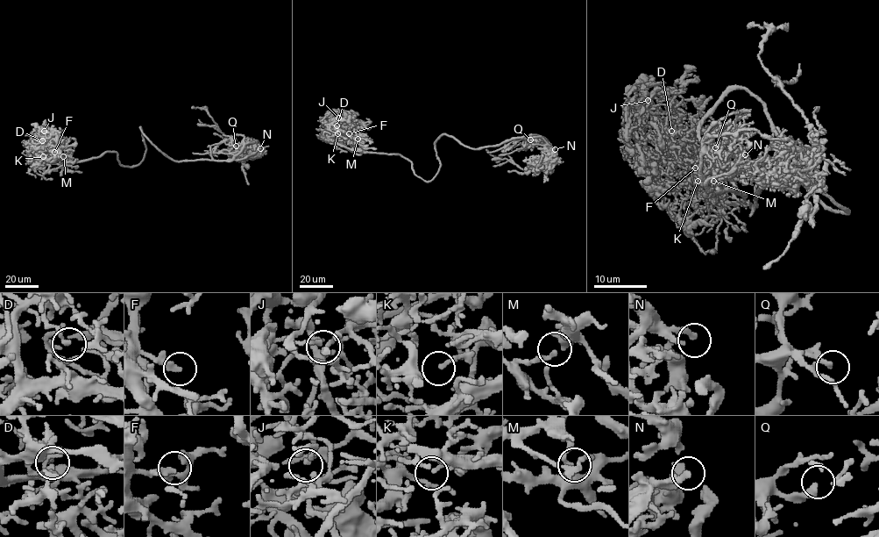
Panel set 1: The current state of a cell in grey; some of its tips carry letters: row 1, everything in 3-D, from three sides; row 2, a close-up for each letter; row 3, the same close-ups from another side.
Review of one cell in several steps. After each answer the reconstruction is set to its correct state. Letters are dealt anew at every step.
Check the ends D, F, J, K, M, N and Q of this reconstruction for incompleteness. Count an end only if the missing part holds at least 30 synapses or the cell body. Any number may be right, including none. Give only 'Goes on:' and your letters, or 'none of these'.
Goes on: F, K, M

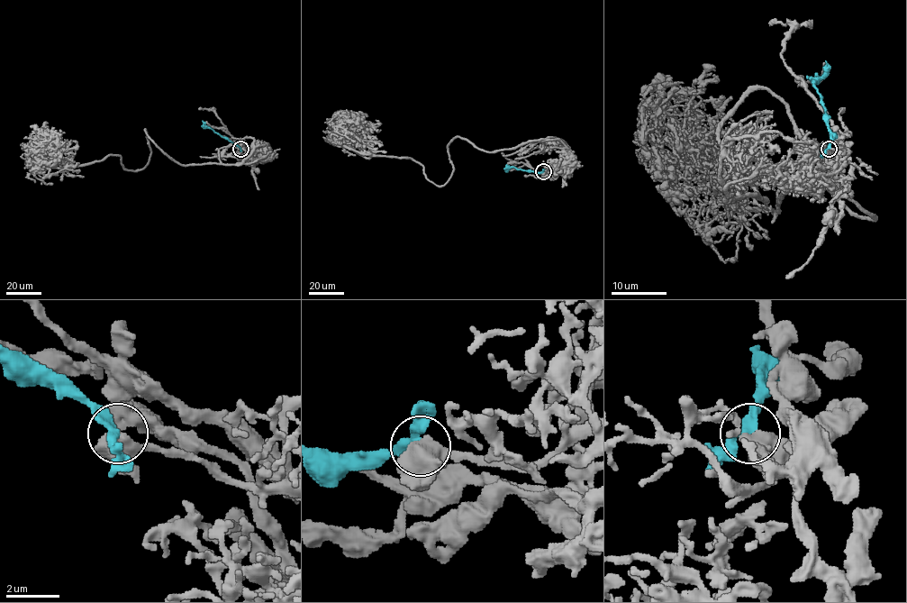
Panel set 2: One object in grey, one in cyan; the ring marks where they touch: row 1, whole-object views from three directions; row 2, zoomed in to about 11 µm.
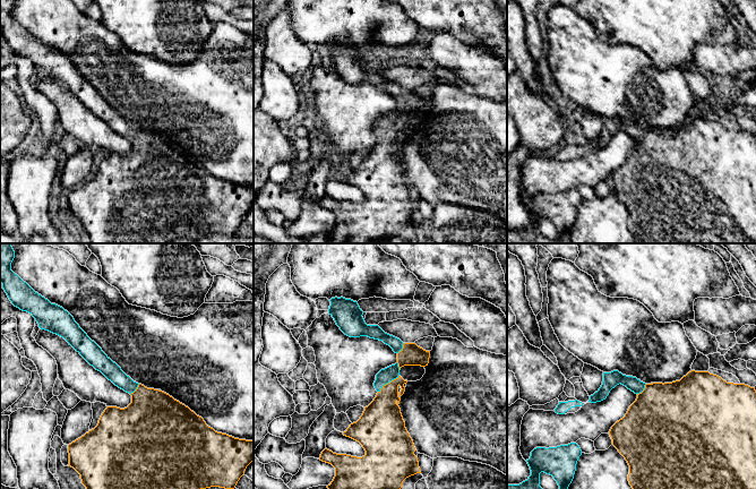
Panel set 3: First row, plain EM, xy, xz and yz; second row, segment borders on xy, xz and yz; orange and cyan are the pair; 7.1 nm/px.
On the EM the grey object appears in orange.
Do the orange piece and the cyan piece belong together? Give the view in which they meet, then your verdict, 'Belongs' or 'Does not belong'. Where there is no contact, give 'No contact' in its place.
Touches orange in xz. Belongs

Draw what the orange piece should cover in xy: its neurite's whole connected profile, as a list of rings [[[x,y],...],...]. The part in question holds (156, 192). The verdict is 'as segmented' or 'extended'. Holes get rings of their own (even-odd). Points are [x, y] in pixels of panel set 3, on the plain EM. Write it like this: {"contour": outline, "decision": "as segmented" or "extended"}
{"contour": [[[0,0],[0,28],[11,50],[20,57],[29,59],[41,76],[63,84],[91,112],[131,141],[131,149],[127,154],[108,153],[94,175],[68,191],[69,213],[80,221],[81,230],[87,235],[87,242],[170,243],[178,238],[197,239],[211,233],[234,235],[247,213],[254,207],[254,187],[239,186],[217,179],[208,173],[201,163],[169,140],[134,128],[87,83],[67,57],[51,50],[11,17],[14,5],[15,0]]], "decision": "extended"}

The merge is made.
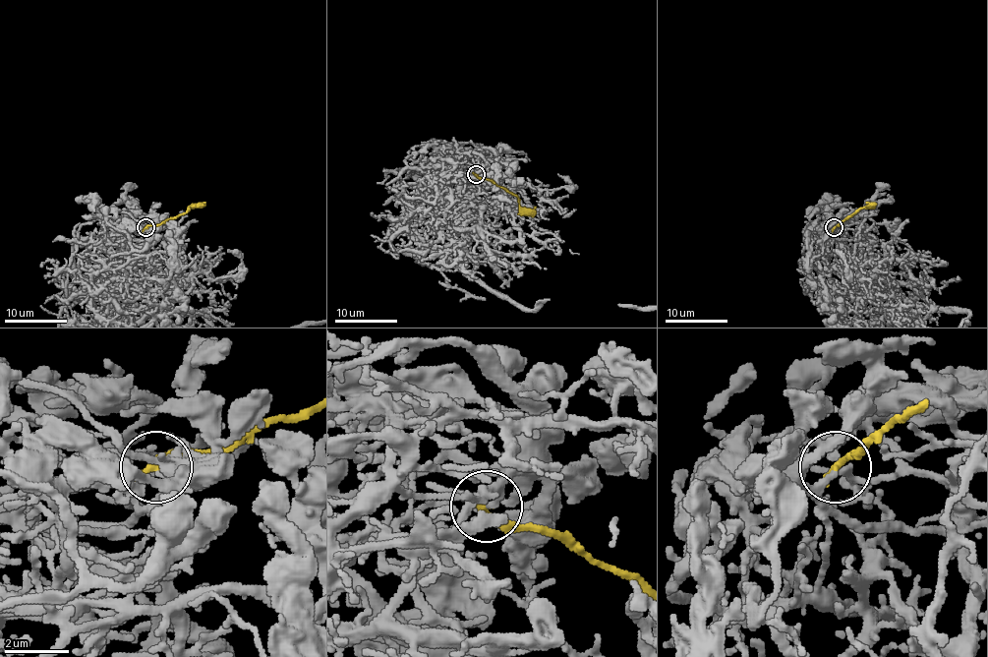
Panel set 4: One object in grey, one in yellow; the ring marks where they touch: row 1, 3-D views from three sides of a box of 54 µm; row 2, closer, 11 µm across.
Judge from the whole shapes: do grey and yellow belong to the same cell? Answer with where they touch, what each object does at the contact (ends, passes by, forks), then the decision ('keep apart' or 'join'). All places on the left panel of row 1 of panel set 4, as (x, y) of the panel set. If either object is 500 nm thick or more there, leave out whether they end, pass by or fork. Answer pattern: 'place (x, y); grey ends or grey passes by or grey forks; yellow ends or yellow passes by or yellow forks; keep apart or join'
place (145, 227); grey passes by; yellow ends; join

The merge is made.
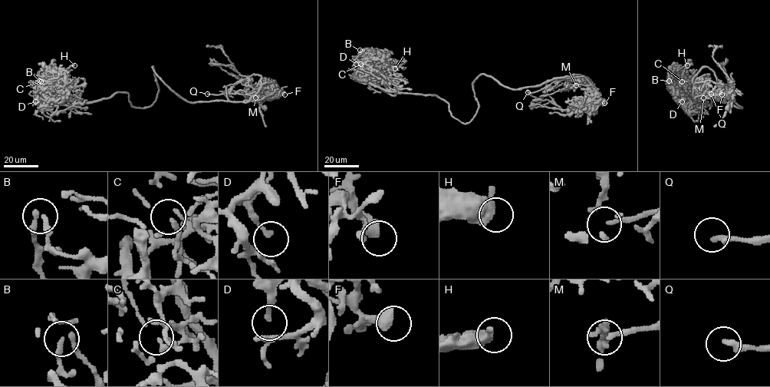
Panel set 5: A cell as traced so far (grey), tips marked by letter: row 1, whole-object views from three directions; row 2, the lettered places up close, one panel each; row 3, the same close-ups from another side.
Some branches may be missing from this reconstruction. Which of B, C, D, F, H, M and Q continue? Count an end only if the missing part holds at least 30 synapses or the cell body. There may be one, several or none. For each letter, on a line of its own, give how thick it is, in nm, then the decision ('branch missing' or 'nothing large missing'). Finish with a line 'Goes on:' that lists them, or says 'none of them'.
B: 160 nm thick; nothing large missing
C: 200 nm thick; nothing large missing
D: 180 nm thick; nothing large missing
F: 500 nm thick; nothing large missing
H: 600 nm thick; nothing large missing
M: 150 nm thick; nothing large missing
Q: 280 nm thick; nothing large missing
Goes on: none of them

